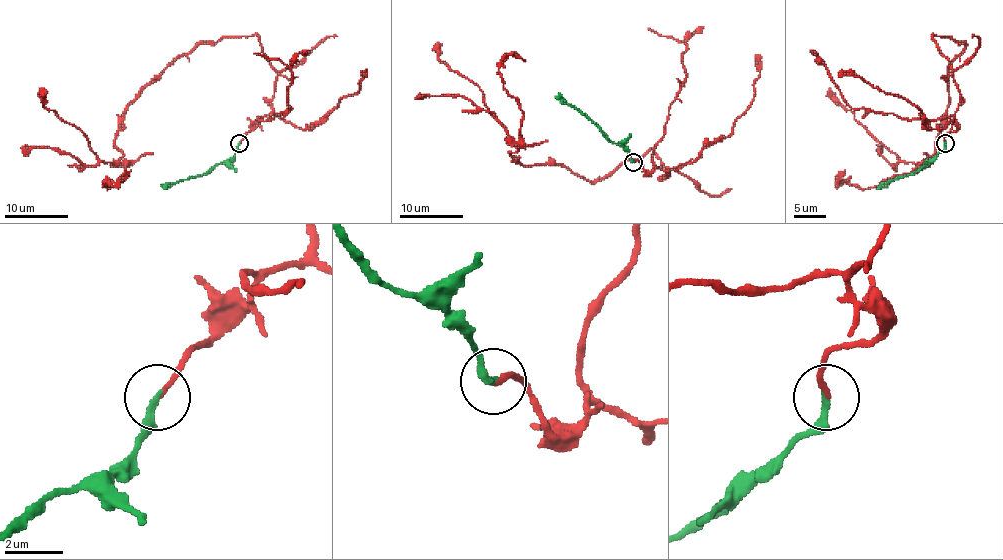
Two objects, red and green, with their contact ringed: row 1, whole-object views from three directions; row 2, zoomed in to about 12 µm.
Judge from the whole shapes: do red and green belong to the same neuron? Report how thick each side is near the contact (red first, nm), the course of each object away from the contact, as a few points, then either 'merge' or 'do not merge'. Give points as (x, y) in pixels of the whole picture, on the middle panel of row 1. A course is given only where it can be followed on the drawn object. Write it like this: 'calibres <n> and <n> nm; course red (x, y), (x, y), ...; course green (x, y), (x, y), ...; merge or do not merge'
calibres 170 and 220 nm; course red (634, 162), (646, 173), (672, 170), (653, 148), (591, 181), (560, 165), (522, 163), (484, 94), (434, 47); course green (634, 162), (621, 146), (612, 141), (558, 93); merge

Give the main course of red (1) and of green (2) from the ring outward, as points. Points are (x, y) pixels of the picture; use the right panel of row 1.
1: (945, 143), (960, 94), (931, 37), (964, 44), (949, 67), (944, 127), (919, 163), (878, 141), (830, 88)
2: (945, 143), (939, 152), (912, 173), (876, 189)

